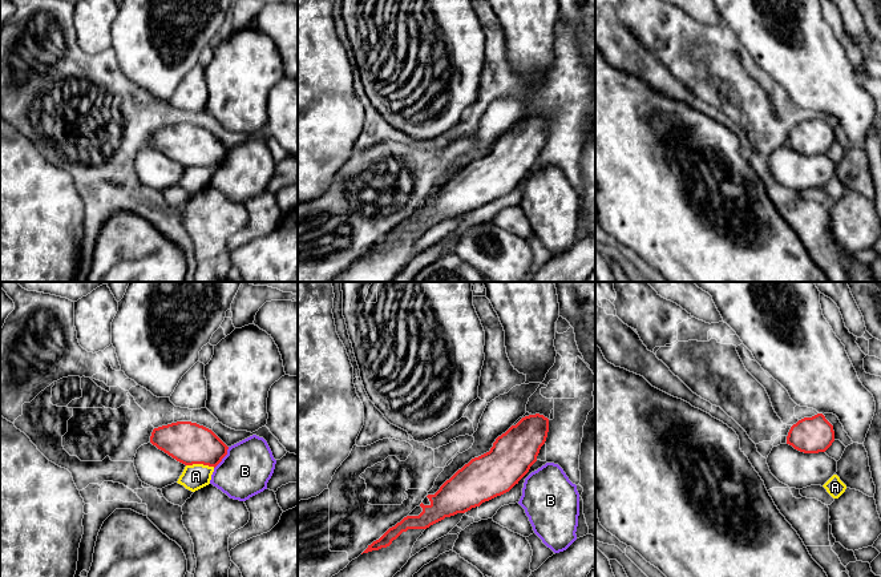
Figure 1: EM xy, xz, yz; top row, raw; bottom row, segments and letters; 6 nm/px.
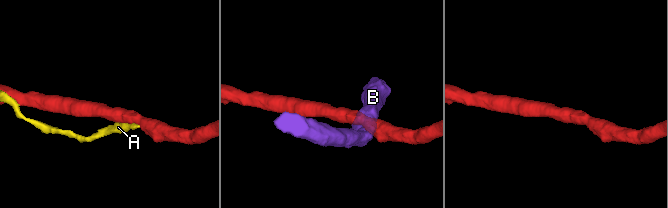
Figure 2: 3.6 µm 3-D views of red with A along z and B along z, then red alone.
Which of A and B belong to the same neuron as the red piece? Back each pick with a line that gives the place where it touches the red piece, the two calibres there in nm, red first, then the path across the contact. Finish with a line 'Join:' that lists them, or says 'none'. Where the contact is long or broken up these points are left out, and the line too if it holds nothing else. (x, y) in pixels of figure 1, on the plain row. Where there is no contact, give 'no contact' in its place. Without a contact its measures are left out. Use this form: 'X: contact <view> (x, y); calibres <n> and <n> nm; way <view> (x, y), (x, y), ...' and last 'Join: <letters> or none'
Join: none

